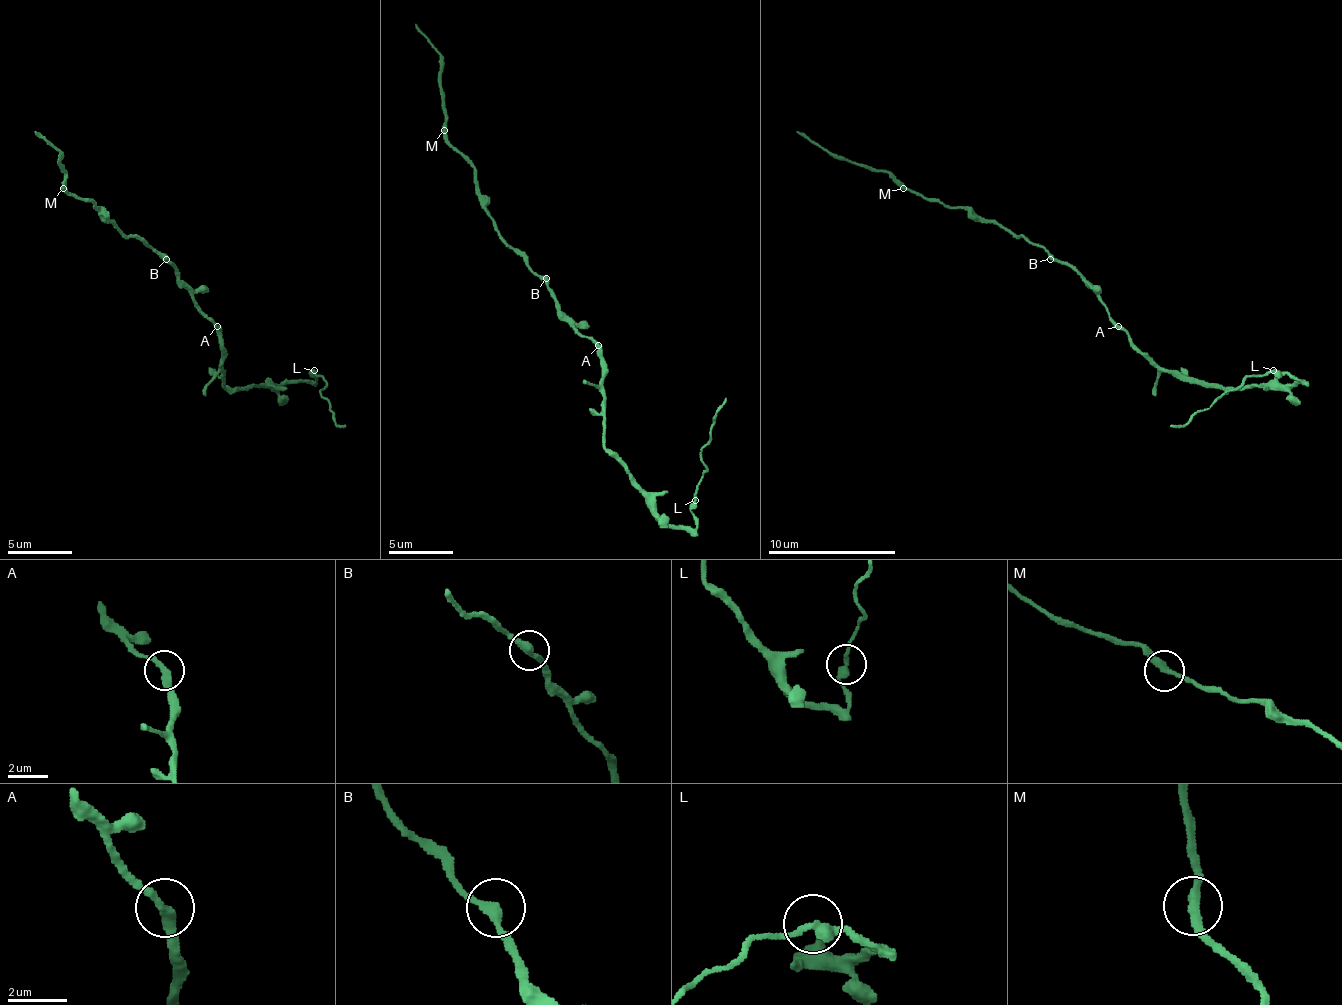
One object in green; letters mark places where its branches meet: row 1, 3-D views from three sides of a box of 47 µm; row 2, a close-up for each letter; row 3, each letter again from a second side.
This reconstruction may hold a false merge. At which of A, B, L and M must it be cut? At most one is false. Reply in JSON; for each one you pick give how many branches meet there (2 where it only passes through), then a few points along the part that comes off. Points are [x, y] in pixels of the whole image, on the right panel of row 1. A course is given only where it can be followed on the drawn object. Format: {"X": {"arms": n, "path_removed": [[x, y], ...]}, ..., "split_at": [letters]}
{"L": {"arms": 2, "path_removed": [[1272, 371], [1224, 393], [1182, 426], [1169, 426]]}, "split_at": ["L"]}

